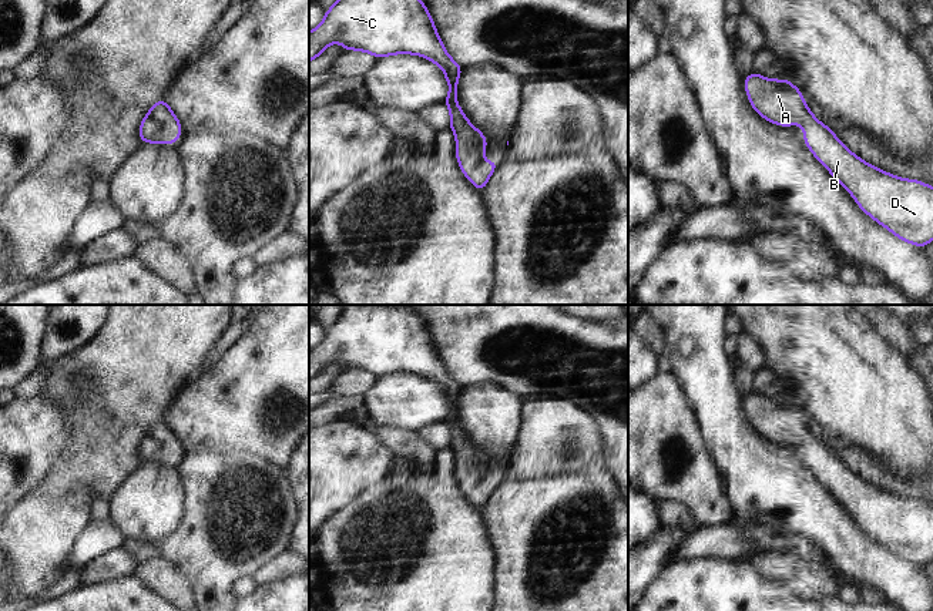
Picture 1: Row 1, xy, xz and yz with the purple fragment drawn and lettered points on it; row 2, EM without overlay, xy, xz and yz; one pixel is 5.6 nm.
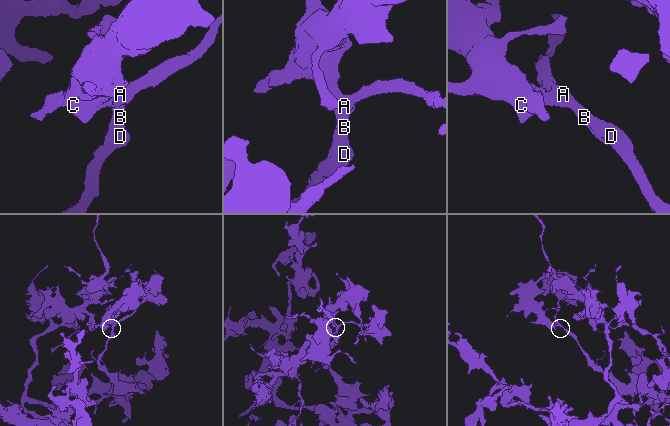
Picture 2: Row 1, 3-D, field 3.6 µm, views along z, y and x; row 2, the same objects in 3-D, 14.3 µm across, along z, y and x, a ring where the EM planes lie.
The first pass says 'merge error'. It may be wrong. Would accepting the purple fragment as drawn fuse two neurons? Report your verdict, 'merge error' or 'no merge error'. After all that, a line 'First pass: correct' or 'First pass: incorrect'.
no merge error
First pass: incorrect

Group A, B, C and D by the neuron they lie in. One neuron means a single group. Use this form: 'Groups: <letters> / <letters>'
Groups: A B C D.

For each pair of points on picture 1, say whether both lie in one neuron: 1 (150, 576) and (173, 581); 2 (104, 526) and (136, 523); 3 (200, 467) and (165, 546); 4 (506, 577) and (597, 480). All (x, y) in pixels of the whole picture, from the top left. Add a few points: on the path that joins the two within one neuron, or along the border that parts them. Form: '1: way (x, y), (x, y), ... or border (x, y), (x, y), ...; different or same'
1: way (155, 576), (167, 580); same
2: border (107, 500), (110, 516), (126, 539); different
3: way (200, 487), (200, 516), (185, 530); same
4: way (526, 547), (532, 524), (554, 503), (567, 499); same

